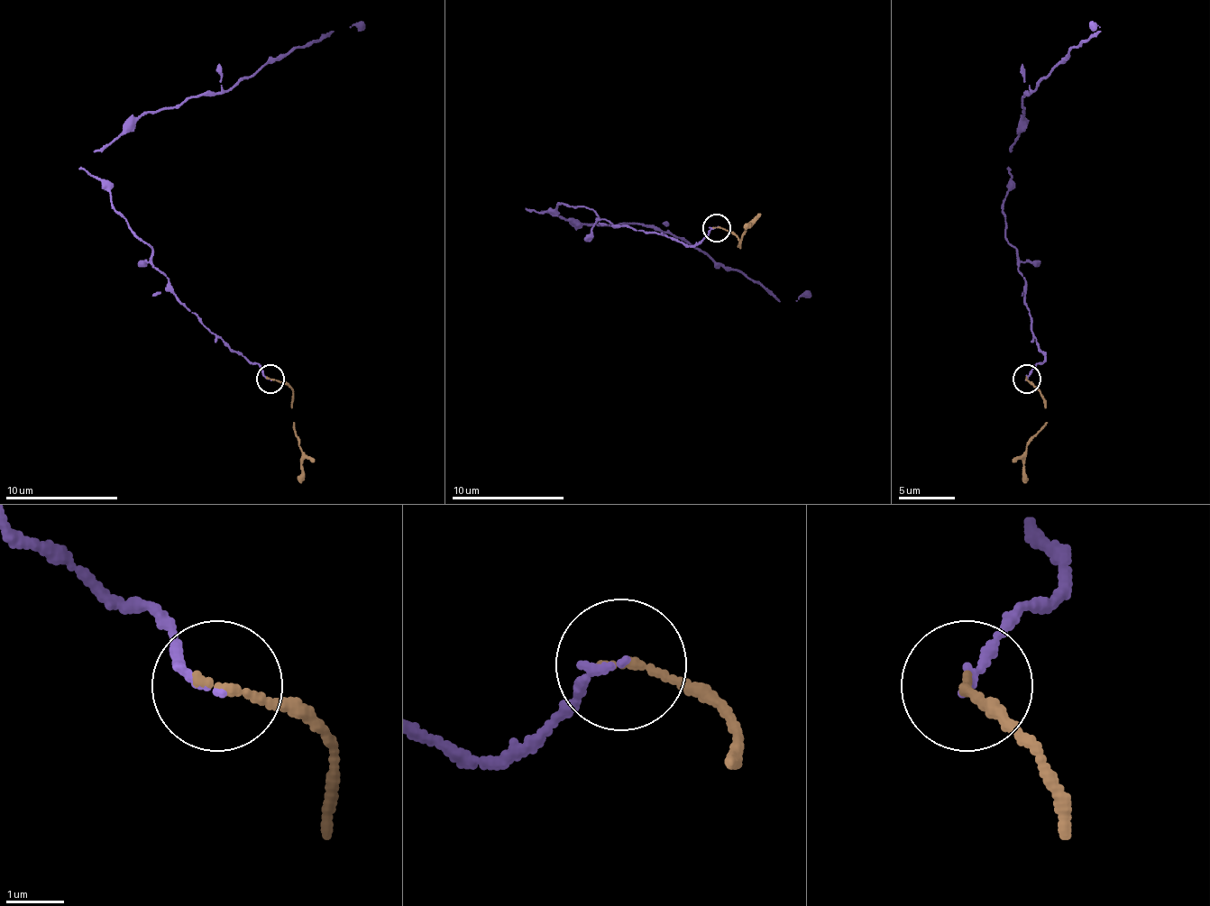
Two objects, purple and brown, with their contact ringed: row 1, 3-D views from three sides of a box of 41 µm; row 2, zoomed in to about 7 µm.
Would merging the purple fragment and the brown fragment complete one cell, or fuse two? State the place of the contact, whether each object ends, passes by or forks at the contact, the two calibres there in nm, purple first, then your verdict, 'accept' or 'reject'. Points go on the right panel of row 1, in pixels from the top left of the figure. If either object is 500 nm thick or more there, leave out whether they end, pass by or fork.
place (1026, 379); purple ends; brown ends; calibres 140 and 140 nm; accept

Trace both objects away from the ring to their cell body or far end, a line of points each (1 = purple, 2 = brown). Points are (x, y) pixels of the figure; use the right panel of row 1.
1: (1027, 379), (1044, 354), (1019, 252), (1004, 236), (1010, 151), (1022, 98), (1100, 31), (1089, 22)
2: (1027, 379), (1041, 393), (1044, 427), (1027, 447), (1027, 483)

